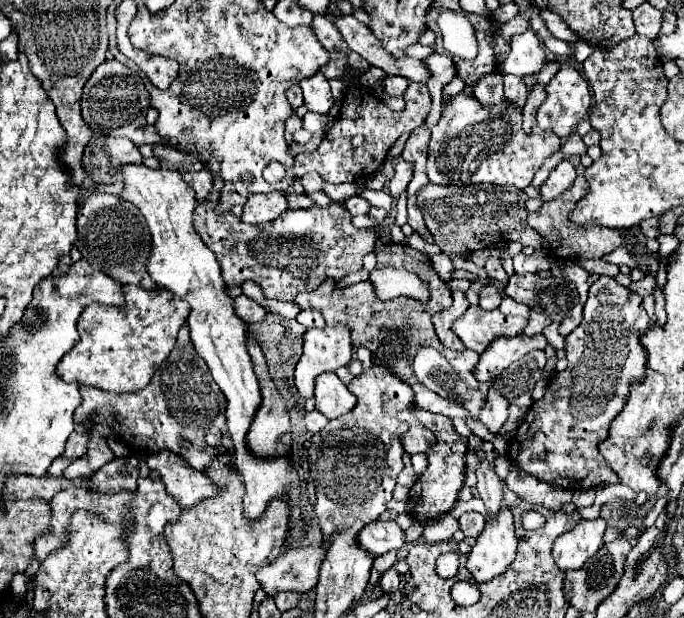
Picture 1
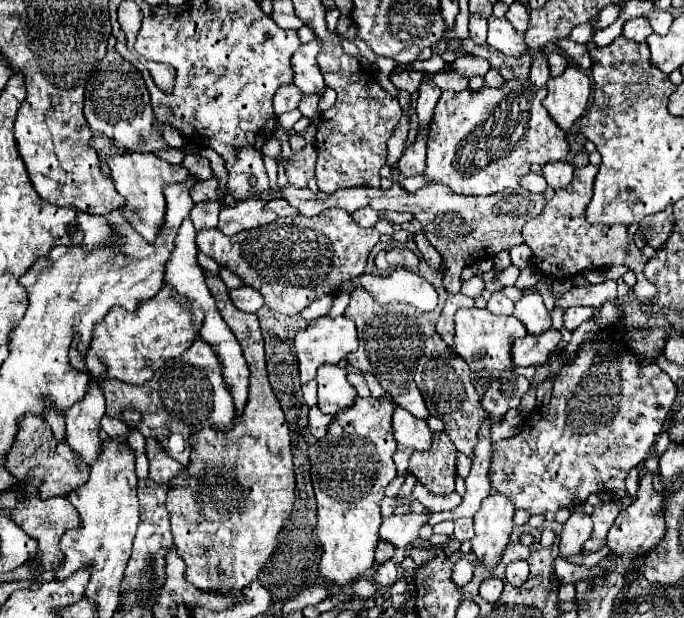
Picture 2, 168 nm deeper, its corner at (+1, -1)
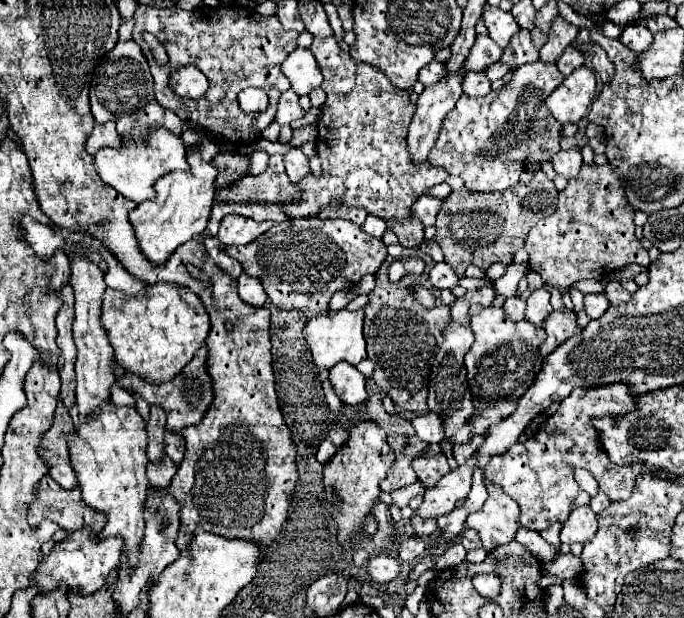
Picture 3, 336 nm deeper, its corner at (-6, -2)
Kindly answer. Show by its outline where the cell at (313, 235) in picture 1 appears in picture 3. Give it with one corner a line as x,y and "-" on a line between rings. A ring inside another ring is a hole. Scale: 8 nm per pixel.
300,218
300,220
284,220
282,224
276,224
268,232
264,232
256,242
250,242
248,246
228,246
226,254
236,258
244,272
250,276
256,276
270,302
282,310
304,310
312,314
322,314
328,310
328,302
334,292
346,290
350,286
356,286
356,282
364,274
374,274
380,264
386,260
386,246
382,240
368,236
360,226
348,222
348,220
320,220
320,218

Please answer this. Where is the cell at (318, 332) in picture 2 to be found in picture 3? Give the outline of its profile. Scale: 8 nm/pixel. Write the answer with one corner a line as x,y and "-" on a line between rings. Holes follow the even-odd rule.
338,310
334,314
322,314
304,326
304,338
310,344
314,362
318,368
332,368
334,364
346,360
352,362
354,366
362,360
366,360
366,340
362,336
362,324
364,324
364,310

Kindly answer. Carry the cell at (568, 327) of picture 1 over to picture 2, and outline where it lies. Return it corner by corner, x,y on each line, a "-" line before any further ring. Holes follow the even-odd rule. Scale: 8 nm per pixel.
569,307
565,311
565,327
569,331
575,331
587,319
593,319
593,307

